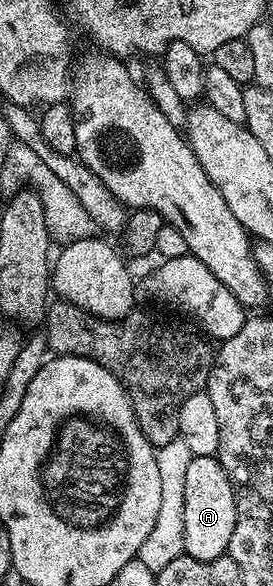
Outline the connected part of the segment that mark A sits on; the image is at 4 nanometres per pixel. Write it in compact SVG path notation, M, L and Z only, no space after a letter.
M218 456L192 457L185 474L185 547L186 556L208 561L227 553L237 523L237 503L225 467Z

